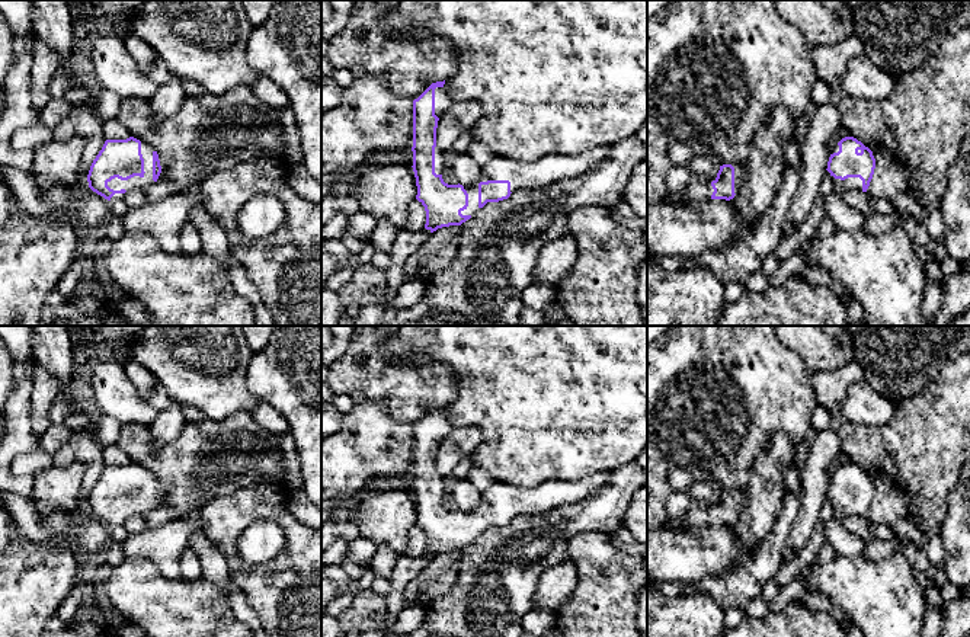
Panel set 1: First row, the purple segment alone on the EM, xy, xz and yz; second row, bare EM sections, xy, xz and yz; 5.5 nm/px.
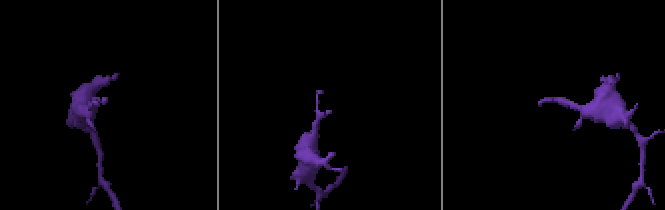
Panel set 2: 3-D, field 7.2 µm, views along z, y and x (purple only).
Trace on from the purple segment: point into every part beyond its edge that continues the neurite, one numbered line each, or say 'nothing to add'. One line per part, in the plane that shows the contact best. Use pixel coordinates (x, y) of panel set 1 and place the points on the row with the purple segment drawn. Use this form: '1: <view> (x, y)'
1: xy (135, 182)

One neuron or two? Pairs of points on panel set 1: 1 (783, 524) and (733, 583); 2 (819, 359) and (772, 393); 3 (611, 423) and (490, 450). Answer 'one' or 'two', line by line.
1: one
2: two
3: one

